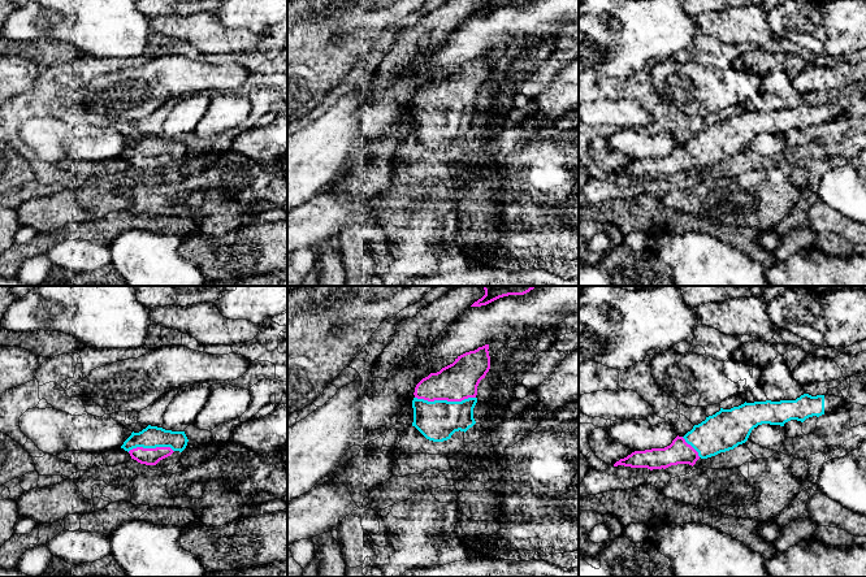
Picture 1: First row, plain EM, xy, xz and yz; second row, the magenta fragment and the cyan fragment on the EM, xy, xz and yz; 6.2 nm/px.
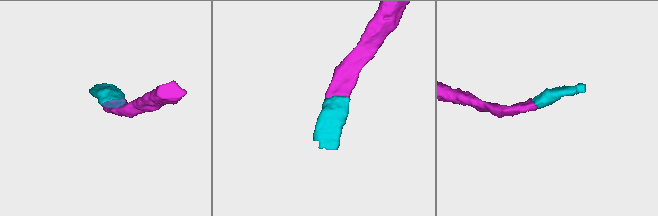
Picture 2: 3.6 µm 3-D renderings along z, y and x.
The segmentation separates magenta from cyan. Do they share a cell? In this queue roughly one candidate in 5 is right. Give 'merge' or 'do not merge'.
merge

